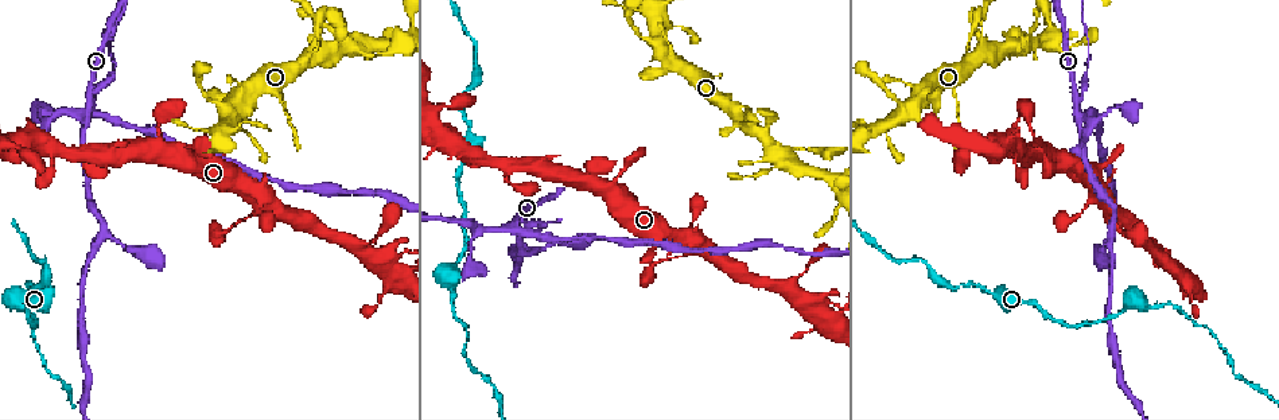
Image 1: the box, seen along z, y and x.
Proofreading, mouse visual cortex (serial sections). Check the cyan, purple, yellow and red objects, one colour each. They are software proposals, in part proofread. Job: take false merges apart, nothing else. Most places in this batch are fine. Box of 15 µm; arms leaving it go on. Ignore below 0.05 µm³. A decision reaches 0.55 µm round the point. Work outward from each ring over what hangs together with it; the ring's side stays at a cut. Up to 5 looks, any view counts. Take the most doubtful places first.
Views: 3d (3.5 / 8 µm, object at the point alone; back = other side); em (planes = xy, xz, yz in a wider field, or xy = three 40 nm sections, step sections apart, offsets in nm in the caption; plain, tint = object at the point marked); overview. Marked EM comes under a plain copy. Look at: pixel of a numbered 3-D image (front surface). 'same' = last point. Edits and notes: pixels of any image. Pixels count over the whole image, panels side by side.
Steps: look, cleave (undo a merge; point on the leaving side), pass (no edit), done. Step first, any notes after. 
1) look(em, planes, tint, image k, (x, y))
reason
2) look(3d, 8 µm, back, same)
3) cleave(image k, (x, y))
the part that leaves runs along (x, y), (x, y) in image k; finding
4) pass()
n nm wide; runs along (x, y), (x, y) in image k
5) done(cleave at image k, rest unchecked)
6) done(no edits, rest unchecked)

look(3d, 3.5 µm, image 1, (525, 217))
two arms at a narrow angle

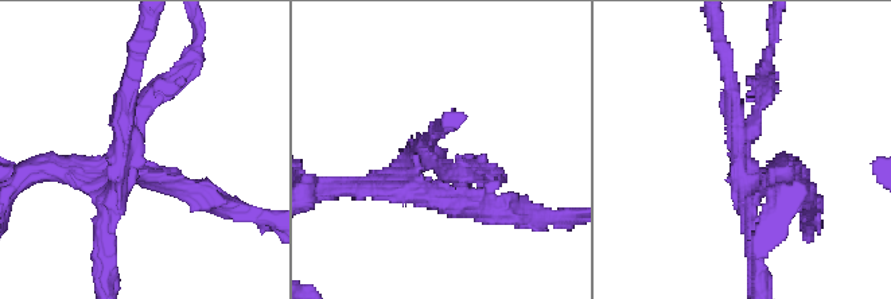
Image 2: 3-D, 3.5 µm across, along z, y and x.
look(em, xy, step 1, tint, image 2, (741, 161))

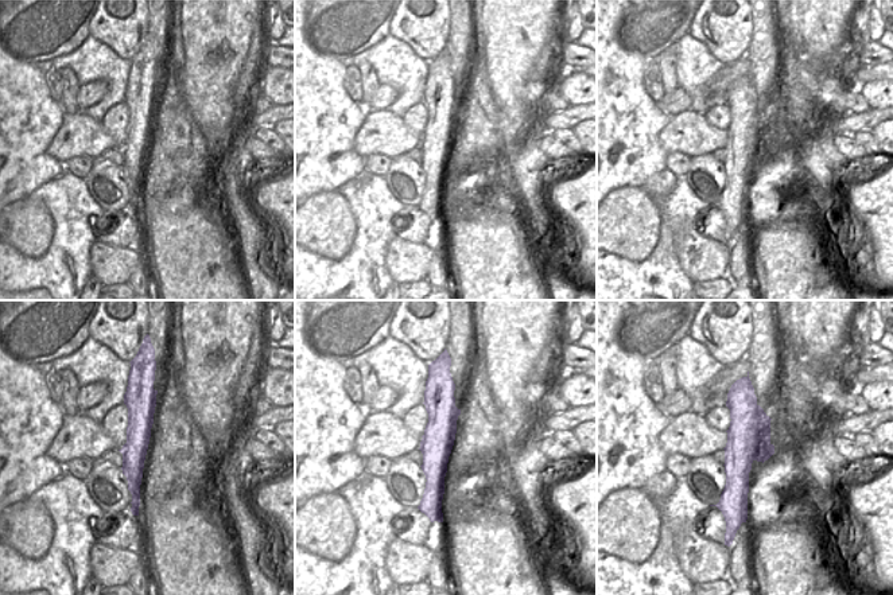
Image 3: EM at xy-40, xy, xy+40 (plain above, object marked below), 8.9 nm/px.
cleave(image 2, (166, 173))
280 nm wide; the part that leaves runs along (416, 171), (440, 202), (518, 216) in image 2; a second cell is stuck on

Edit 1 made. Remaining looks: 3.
look(overview)
redraw

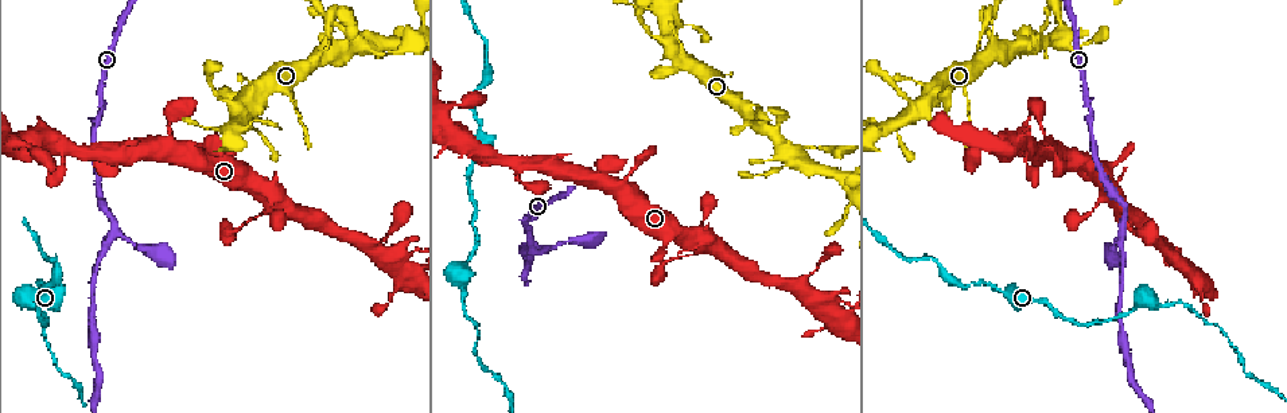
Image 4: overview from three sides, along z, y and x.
look(3d, 3.5 µm, image 4, (339, 42))
sharp bend

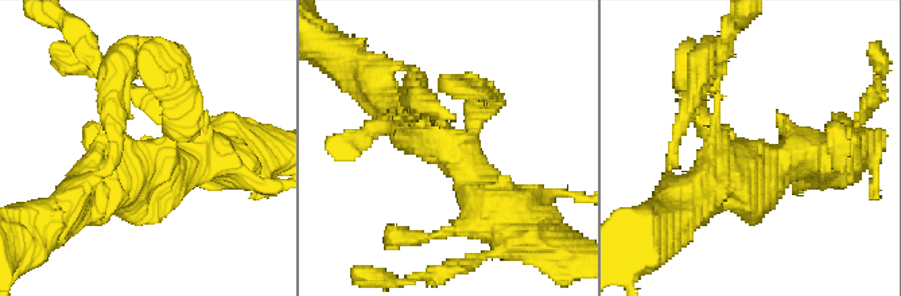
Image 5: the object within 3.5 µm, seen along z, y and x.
look(em, xy, step 2, tint, image 5, (745, 150))
shape alone is not enough

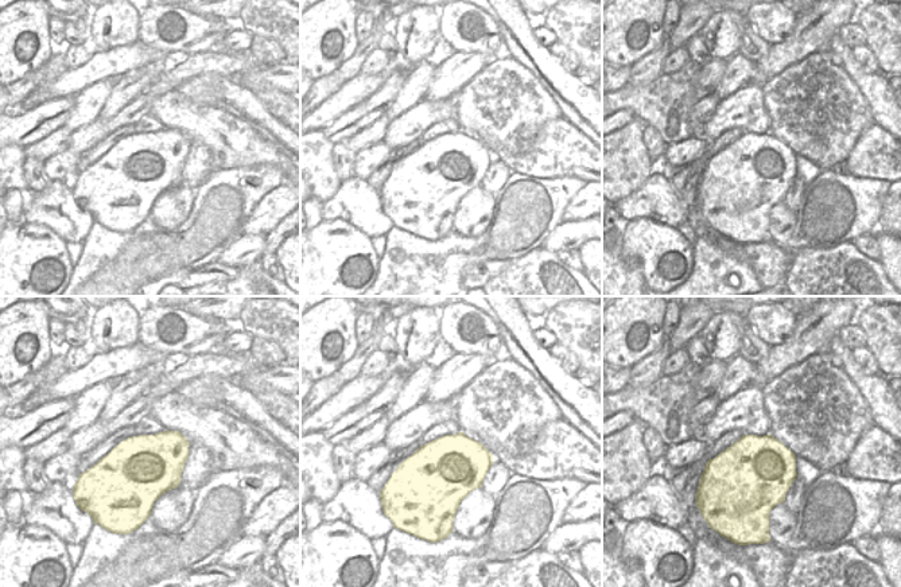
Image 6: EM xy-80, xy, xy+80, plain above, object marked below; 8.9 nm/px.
pass()
runs along (369, 84), (465, 163), (493, 197) in image 5; continuous, no second cell

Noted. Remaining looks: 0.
done(cleave at image 2, rest unchecked)

